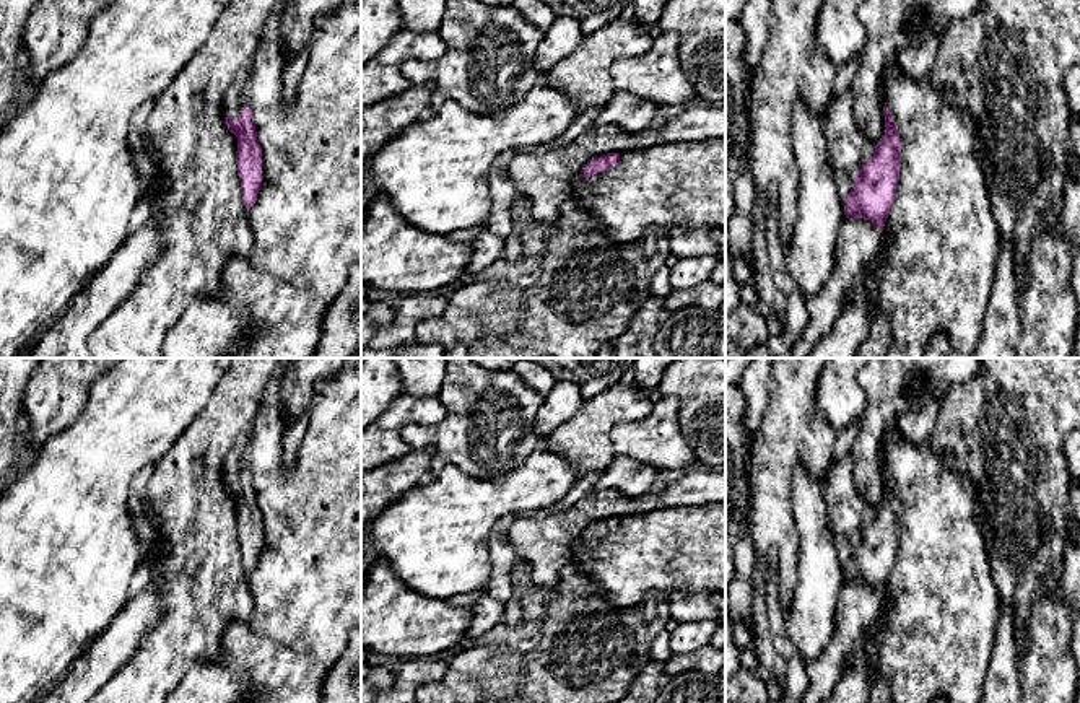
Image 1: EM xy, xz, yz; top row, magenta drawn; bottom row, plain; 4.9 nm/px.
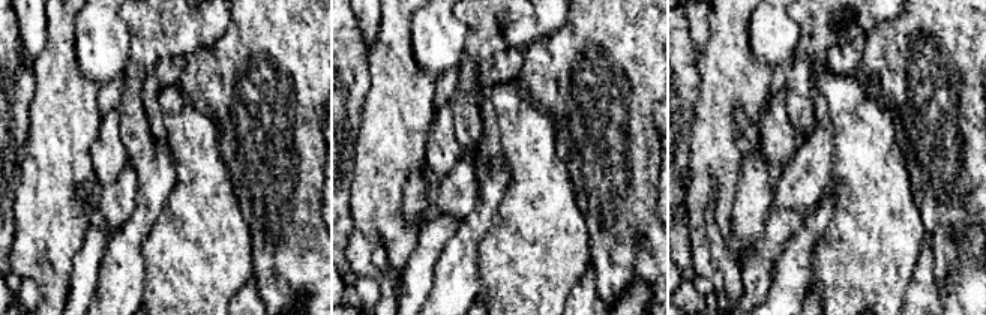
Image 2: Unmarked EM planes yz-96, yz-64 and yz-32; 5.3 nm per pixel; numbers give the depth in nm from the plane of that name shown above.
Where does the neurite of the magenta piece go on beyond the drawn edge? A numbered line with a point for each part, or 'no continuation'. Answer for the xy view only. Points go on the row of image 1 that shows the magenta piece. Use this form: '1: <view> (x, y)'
1: xy (233, 101)

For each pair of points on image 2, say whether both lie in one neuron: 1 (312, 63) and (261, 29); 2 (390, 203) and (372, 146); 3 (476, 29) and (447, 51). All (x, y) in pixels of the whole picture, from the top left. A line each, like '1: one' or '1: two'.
1: one
2: one
3: two

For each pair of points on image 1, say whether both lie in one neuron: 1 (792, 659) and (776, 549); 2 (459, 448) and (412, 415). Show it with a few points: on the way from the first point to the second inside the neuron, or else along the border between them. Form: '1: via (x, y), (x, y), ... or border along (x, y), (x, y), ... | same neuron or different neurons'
1: border along (763, 604), (783, 679) | different neurons
2: border along (438, 396), (448, 409), (448, 415), (433, 432) | different neurons

